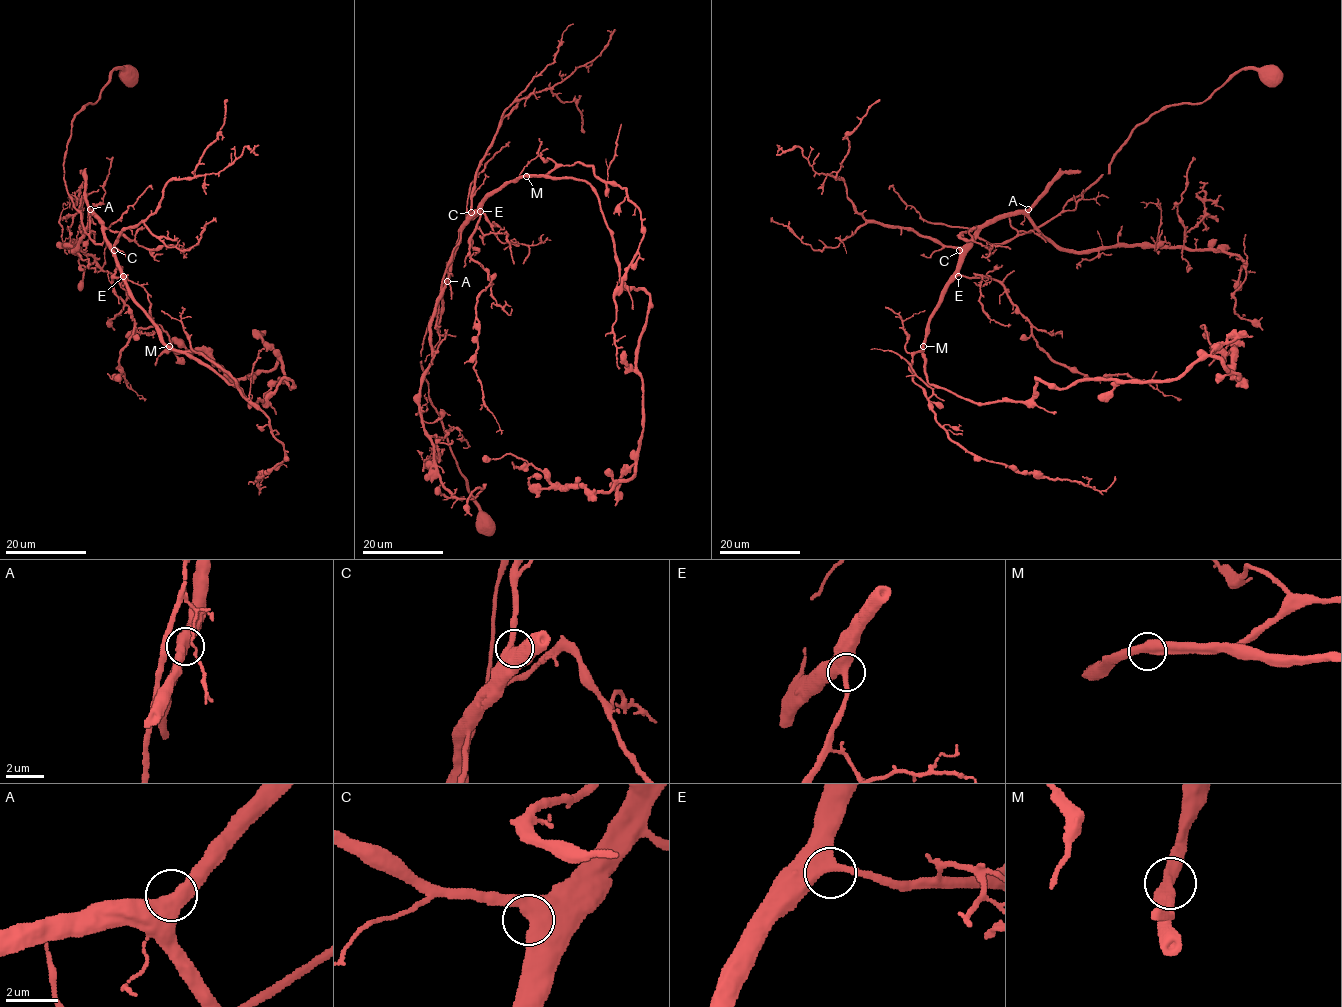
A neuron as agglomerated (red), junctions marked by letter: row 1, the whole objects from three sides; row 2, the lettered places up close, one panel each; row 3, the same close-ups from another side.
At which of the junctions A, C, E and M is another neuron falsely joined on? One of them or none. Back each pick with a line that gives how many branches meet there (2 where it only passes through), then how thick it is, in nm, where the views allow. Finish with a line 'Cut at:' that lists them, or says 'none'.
Cut at: none

